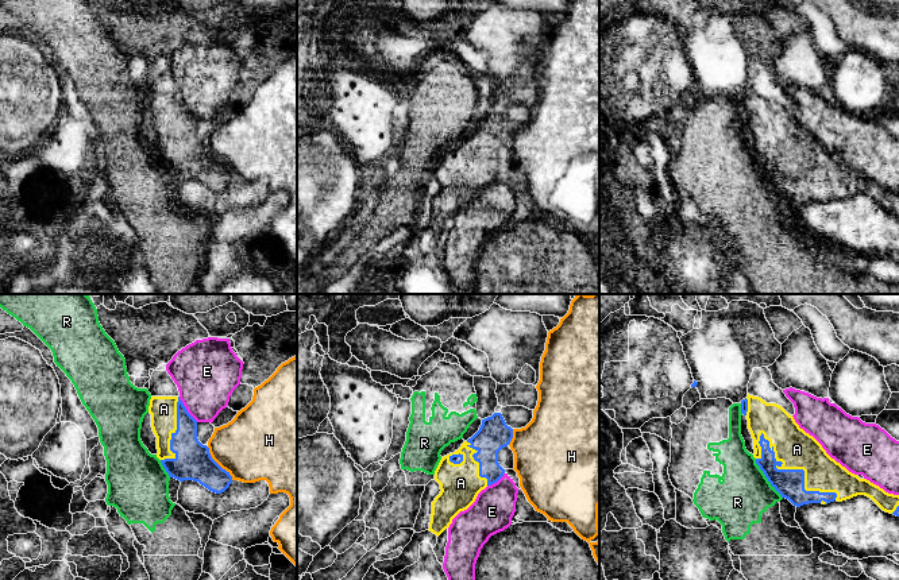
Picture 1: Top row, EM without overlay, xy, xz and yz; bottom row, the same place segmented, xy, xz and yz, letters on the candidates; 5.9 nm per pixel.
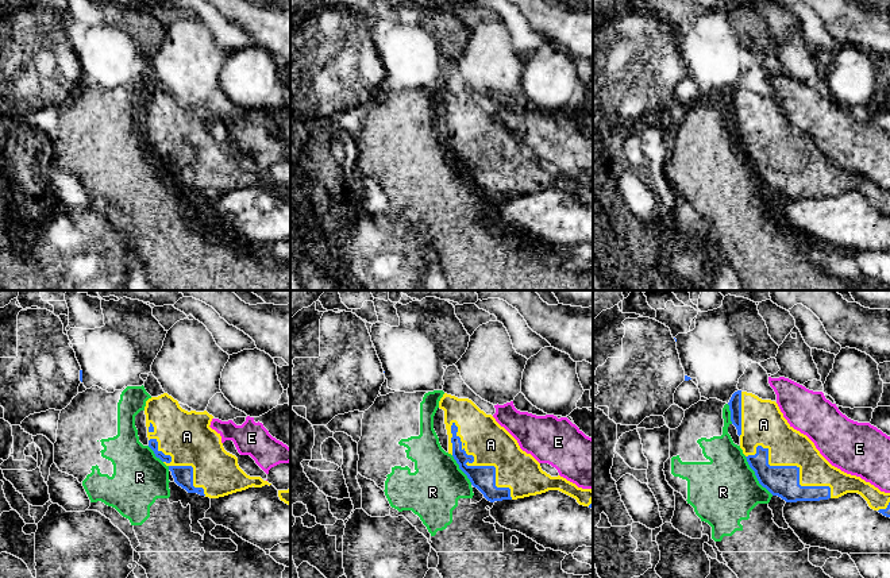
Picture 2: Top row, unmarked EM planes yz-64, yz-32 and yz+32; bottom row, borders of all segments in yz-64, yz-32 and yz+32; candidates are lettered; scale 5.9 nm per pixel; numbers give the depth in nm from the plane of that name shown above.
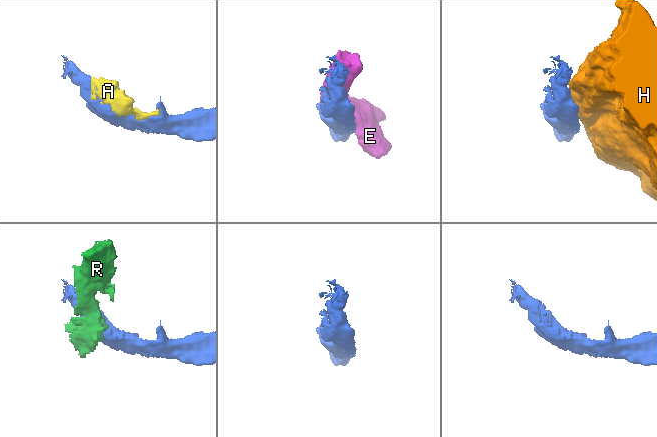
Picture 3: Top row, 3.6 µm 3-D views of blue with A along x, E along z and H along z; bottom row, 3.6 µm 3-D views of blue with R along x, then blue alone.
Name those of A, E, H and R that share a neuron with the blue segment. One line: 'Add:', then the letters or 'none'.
Add: A

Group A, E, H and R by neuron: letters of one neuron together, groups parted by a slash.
A / E / H / R

